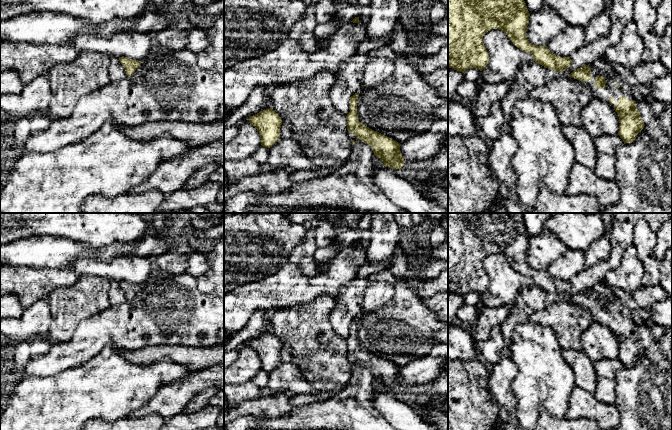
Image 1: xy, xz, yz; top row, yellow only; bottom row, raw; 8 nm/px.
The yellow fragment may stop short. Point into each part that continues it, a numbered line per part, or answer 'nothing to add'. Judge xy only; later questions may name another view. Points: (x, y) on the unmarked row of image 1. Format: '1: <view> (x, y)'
nothing to add

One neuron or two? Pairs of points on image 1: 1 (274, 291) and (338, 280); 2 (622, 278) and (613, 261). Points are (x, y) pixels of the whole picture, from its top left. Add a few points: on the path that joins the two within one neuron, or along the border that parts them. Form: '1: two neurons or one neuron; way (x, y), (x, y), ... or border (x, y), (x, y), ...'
1: one neuron; way (290, 288), (308, 288), (322, 282)
2: two neurons; border (628, 247), (620, 263), (609, 270), (603, 280)

